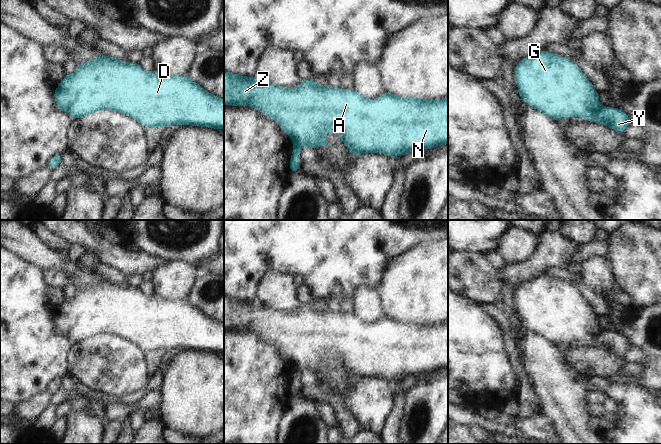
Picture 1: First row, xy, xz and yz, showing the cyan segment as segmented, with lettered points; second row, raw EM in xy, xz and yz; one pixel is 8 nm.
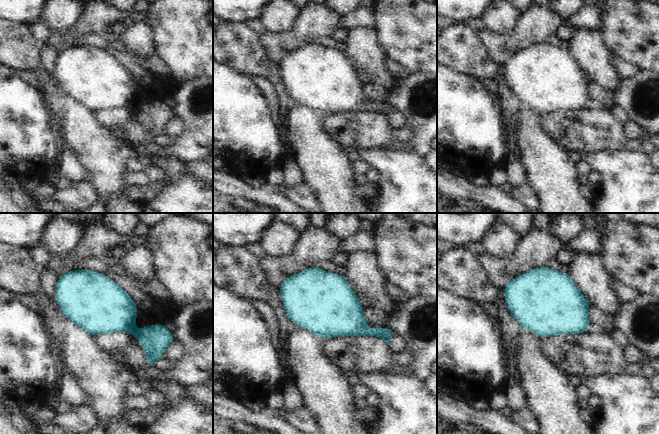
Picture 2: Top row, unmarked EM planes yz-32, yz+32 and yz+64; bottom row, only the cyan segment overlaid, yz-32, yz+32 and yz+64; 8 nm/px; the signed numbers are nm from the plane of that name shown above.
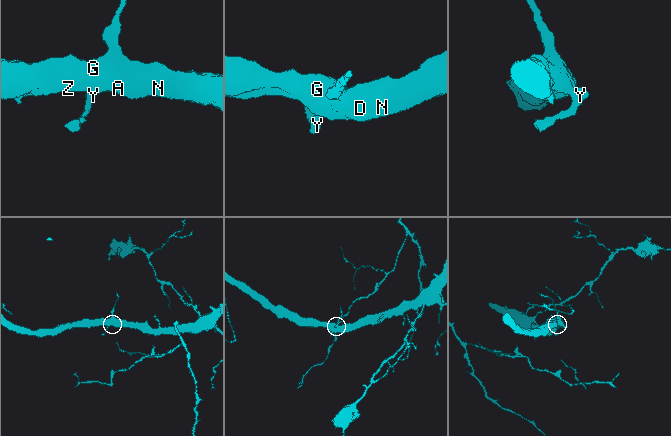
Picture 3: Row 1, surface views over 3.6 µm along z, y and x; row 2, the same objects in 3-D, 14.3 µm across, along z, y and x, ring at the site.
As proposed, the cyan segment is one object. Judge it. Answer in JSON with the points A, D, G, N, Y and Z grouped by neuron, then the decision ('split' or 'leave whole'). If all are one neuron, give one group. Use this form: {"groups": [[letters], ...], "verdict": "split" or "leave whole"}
{"groups": [["A", "D", "G", "N", "Y", "Z"]], "verdict": "leave whole"}

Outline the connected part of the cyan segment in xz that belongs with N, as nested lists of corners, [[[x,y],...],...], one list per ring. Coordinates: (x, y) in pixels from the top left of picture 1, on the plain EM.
[[[224,294],[224,329],[258,333],[279,348],[294,369],[289,386],[291,398],[301,395],[300,377],[303,371],[317,374],[319,370],[331,370],[325,362],[327,356],[339,359],[355,380],[377,377],[394,382],[448,368],[448,321],[427,324],[385,316],[378,322],[369,323],[354,312],[318,309],[312,301],[299,310],[288,312],[258,299],[248,301]]]

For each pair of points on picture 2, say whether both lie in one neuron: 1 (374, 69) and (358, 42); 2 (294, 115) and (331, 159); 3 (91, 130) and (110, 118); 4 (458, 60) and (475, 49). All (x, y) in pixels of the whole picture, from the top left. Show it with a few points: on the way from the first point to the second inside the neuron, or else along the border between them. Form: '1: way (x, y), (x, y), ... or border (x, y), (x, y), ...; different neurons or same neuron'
1: way (373, 62), (365, 49); same neuron
2: way (305, 126), (308, 136), (320, 148); same neuron
3: border (92, 112), (93, 116), (118, 140); different neurons
4: way (462, 56), (466, 52), (471, 52); same neuron

